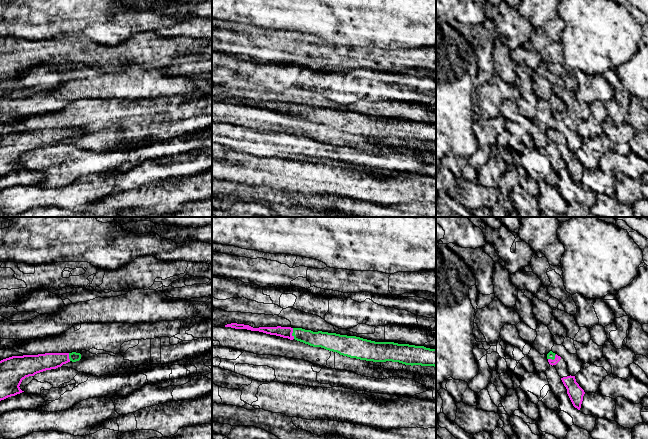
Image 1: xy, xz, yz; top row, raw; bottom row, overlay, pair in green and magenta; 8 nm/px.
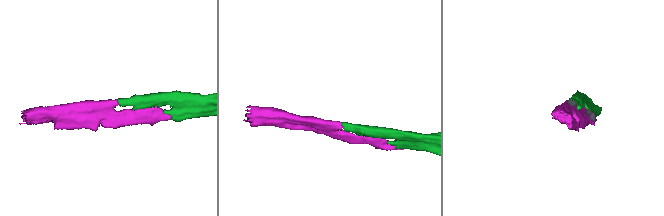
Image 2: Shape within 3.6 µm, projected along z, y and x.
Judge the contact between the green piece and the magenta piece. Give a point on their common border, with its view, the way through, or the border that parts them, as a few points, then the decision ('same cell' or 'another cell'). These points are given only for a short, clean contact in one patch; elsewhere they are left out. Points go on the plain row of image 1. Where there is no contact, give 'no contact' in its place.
meets green in xz at (292, 109); same cell

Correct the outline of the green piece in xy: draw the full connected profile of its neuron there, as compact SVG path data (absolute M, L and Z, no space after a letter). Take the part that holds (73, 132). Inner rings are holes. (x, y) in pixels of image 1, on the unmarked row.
M72 128L12 132L1 136L0 177L24 168L19 162L26 153L56 145L70 137L76 138L80 135L80 129Z

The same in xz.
M231 99L225 101L235 105L259 107L290 116L297 116L313 123L321 123L340 131L373 138L399 138L405 141L436 143L436 125L394 118L375 118L356 112L328 108L313 108L302 104L259 103Z

